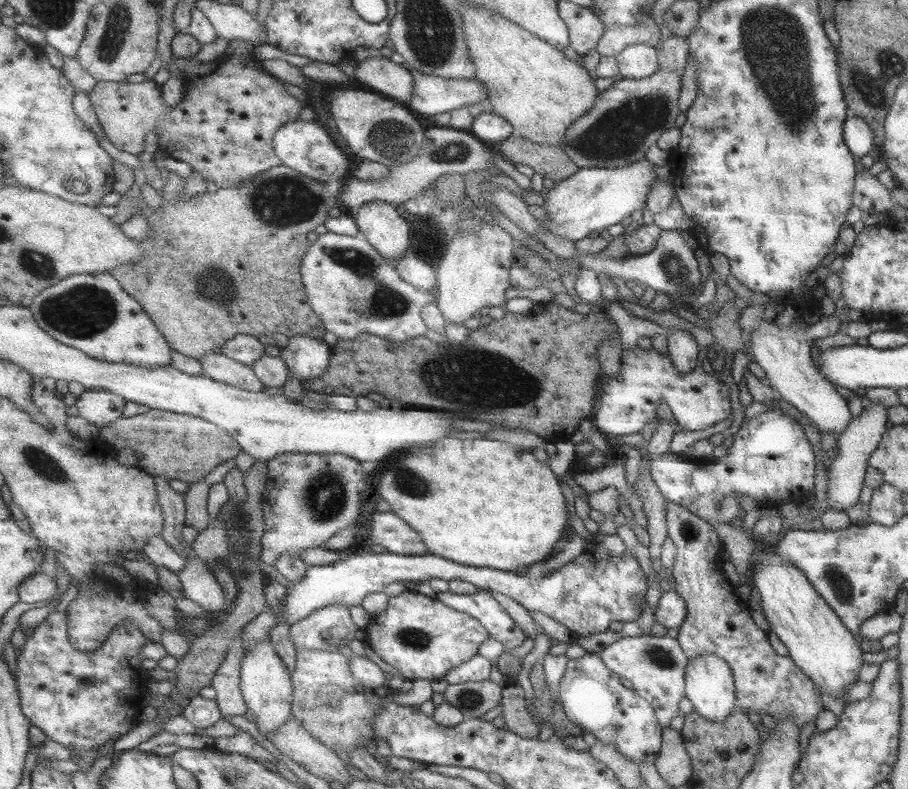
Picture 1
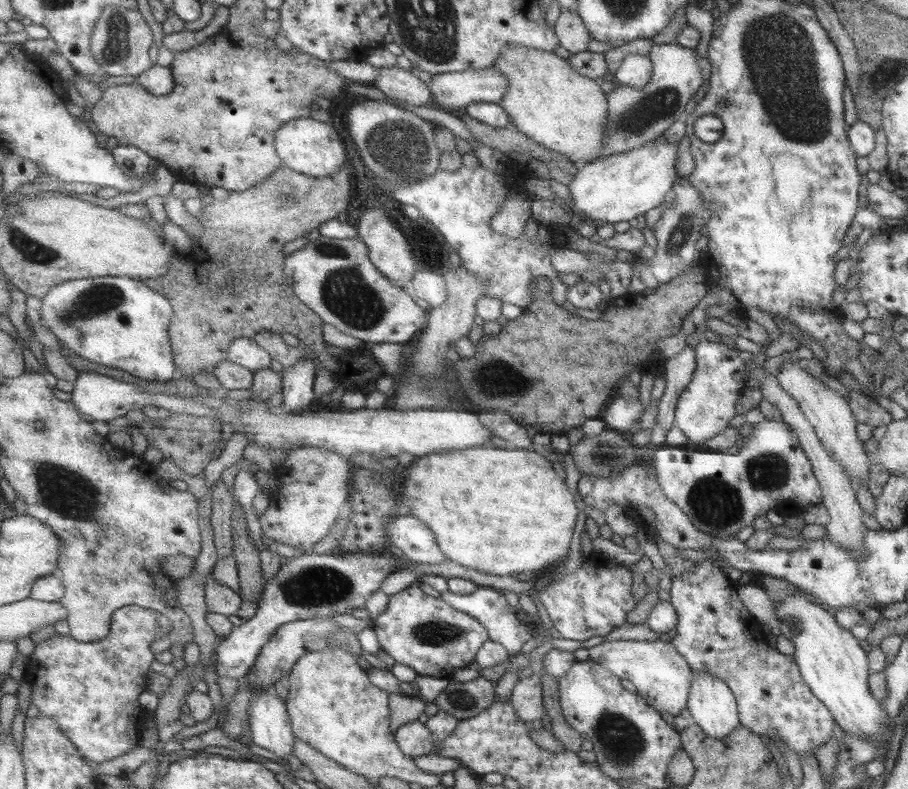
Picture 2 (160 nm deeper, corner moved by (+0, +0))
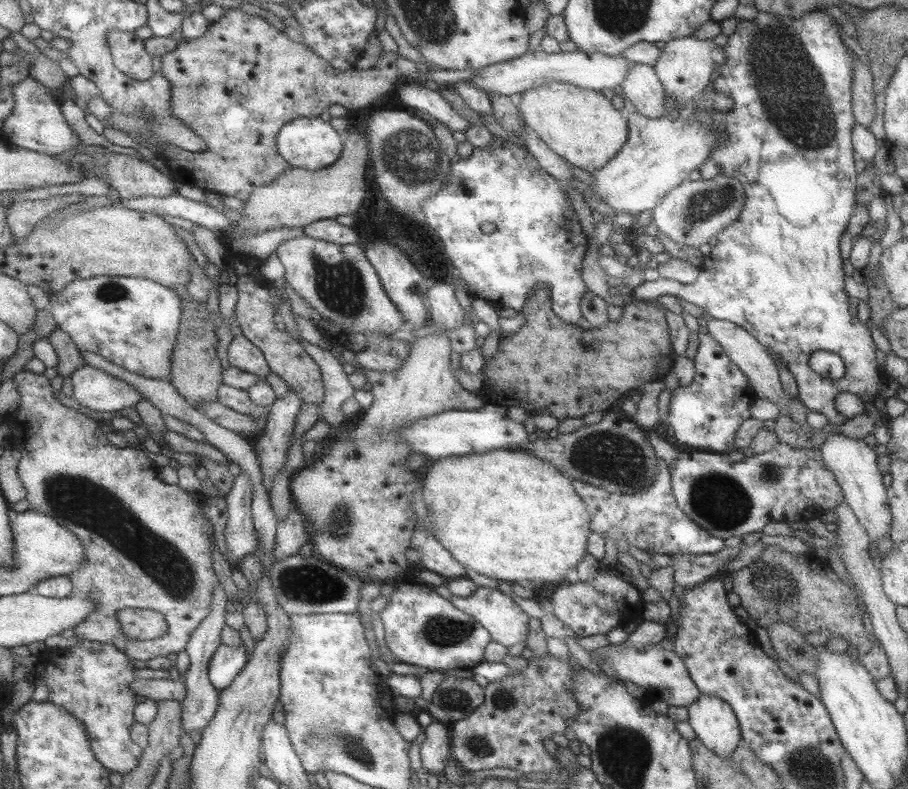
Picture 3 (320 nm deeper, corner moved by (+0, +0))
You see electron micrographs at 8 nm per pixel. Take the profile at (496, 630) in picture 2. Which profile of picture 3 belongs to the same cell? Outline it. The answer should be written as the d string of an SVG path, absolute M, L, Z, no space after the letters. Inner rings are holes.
M477 588L465 598L449 599L461 612L472 616L489 634L490 640L509 648L526 640L529 615L507 595L491 588Z

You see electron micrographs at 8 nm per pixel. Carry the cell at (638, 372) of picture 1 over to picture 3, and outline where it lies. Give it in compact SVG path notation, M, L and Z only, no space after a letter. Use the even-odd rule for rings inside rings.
M698 333L698 341L693 360L694 377L689 385L678 386L672 391L667 426L671 426L676 444L685 444L691 450L727 453L735 449L736 428L750 417L754 394L748 378L731 362L718 342L708 333Z

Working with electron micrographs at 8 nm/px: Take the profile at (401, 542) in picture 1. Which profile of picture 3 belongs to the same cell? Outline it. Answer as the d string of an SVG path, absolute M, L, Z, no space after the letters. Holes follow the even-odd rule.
M425 529L411 537L411 546L418 552L423 569L429 570L445 580L453 579L455 576L465 576L464 566L459 564Z

